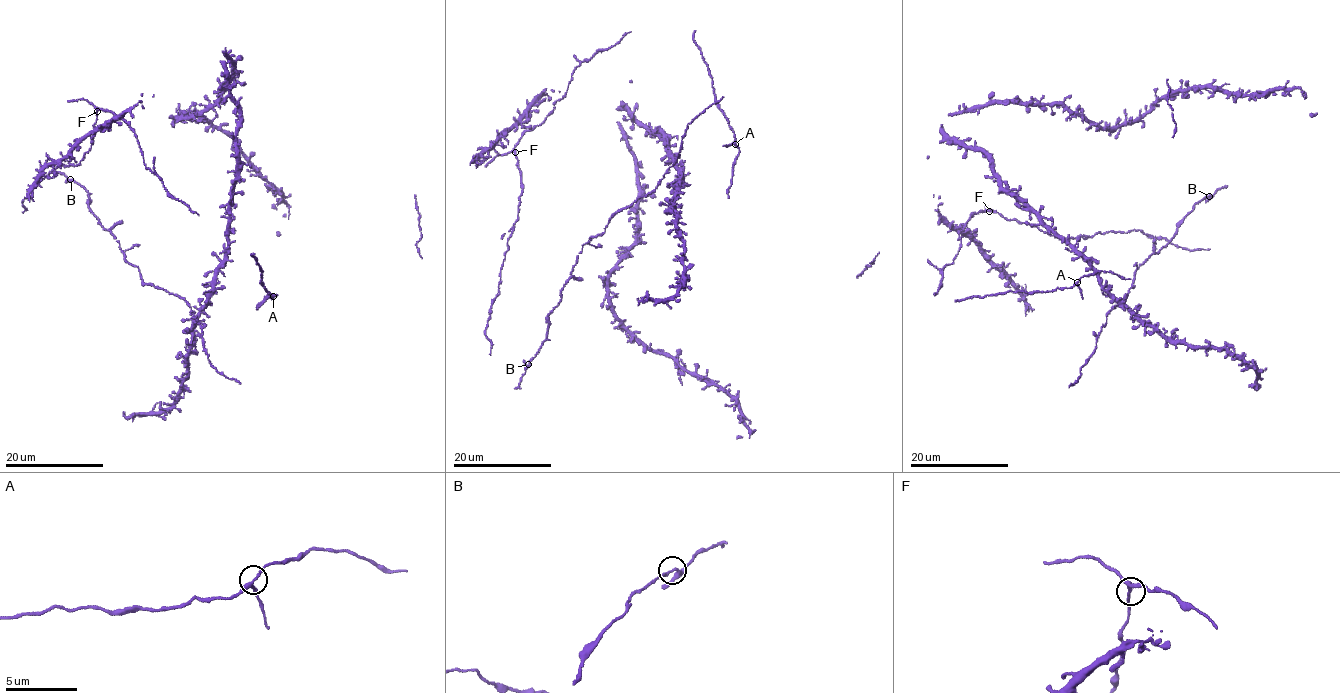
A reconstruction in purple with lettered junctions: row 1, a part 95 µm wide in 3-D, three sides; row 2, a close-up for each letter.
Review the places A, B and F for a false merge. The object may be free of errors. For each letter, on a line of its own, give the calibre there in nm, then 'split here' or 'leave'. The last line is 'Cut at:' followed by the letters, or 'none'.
A: 240 nm | split here
B: 190 nm | leave
F: 200 nm | leave
Cut at: A

